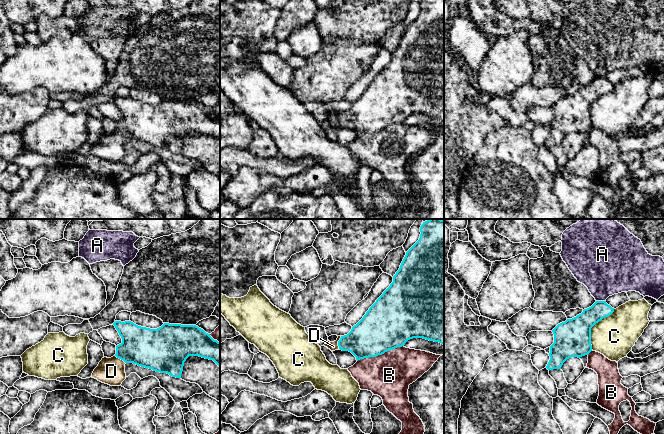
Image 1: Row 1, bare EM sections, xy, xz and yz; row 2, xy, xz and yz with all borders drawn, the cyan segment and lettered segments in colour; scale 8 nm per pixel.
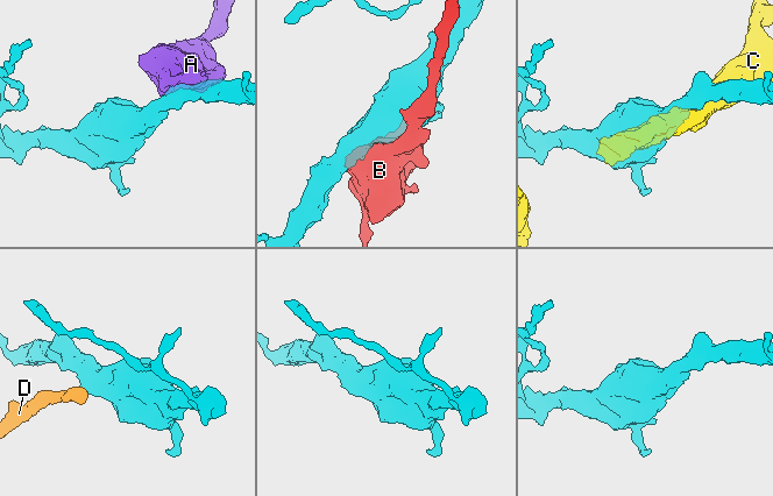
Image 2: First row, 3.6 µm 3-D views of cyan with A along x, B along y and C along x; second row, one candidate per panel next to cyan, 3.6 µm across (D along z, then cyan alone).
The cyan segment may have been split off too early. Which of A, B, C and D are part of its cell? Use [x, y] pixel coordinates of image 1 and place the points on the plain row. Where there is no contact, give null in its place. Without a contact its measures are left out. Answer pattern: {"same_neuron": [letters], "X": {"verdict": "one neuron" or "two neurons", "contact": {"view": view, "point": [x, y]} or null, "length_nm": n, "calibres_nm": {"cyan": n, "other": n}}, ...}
{"same_neuron": ["D"], "A": {"verdict": "two neurons", "contact": {"view": "yz", "point": [601, 77]}, "length_nm": 80, "calibres_nm": {"cyan": 170, "other": 400}}, "B": {"verdict": "two neurons", "contact": {"view": "xz", "point": [380, 130]}, "length_nm": 400, "calibres_nm": {"cyan": 400, "other": 360}}, "C": {"verdict": "two neurons", "contact": {"view": "yz", "point": [592, 102]}, "length_nm": 380, "calibres_nm": {"cyan": 300, "other": 340}}, "D": {"verdict": "one neuron", "contact": {"view": "xz", "point": [338, 118]}, "length_nm": 110, "calibres_nm": {"cyan": 300, "other": 70}}}

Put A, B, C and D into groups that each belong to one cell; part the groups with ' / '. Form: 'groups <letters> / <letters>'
groups A / B / C / D

